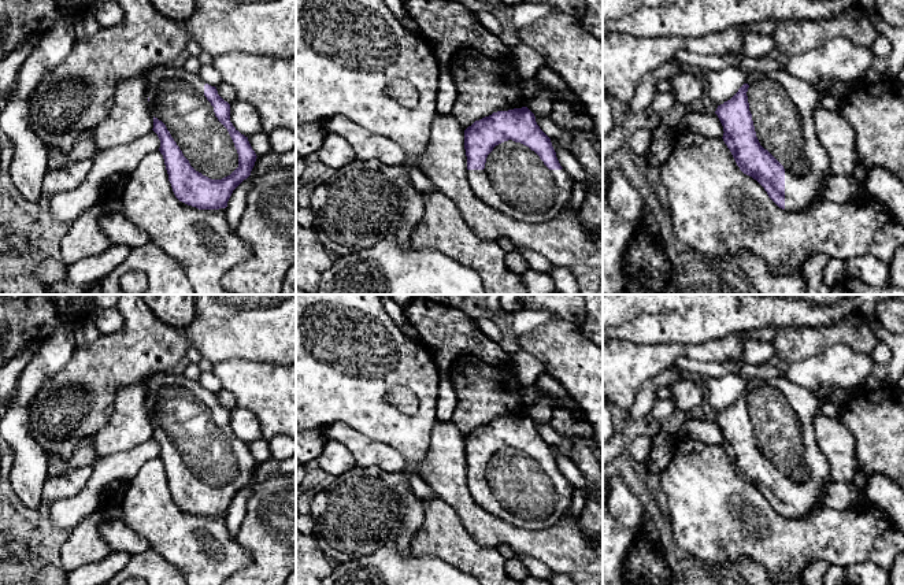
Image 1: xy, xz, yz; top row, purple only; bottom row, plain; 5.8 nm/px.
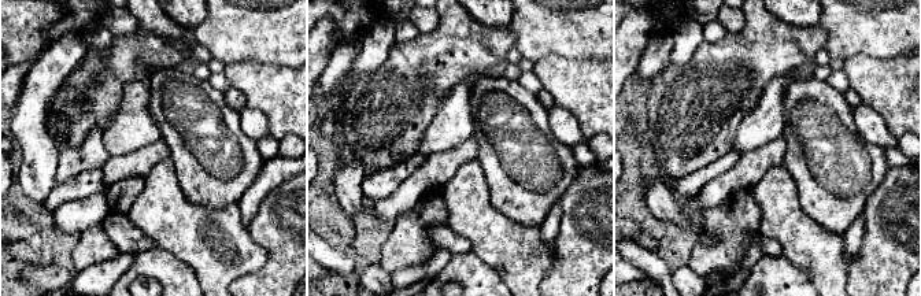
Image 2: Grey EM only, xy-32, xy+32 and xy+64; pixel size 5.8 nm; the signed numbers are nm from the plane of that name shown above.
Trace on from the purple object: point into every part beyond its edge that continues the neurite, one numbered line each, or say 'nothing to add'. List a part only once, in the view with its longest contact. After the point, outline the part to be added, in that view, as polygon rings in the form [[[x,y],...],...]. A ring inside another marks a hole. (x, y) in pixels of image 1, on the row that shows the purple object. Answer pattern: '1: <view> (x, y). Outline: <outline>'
1: xy (177, 97). Outline: [[[171,64],[155,66],[141,77],[148,82],[153,116],[166,125],[190,166],[211,179],[230,175],[238,153],[204,96],[201,77]]]

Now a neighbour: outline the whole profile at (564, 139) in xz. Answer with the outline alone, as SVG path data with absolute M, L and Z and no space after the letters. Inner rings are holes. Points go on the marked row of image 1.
M541 115L536 116L536 122L540 126L540 129L553 141L556 141L562 148L566 151L573 151L573 141L574 141L574 133L570 130L563 130L559 126L556 126L549 115Z

